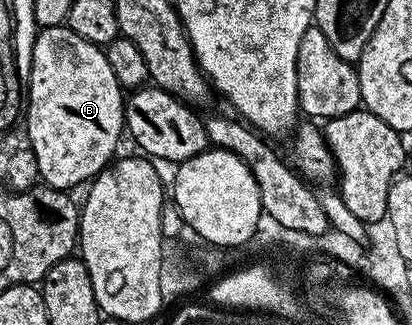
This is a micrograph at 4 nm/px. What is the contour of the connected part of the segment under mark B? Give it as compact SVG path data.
M66 24L49 25L40 28L35 34L33 43L33 55L31 56L31 81L27 85L27 108L25 110L25 125L27 121L27 137L29 148L36 156L37 167L42 184L50 185L52 189L61 189L64 191L74 190L74 185L90 182L99 176L107 168L109 162L116 156L115 148L119 145L119 136L125 133L125 93L120 89L113 71L109 68L109 59L106 52L100 46L89 43L81 39L81 35L73 35L73 31L68 29Z

